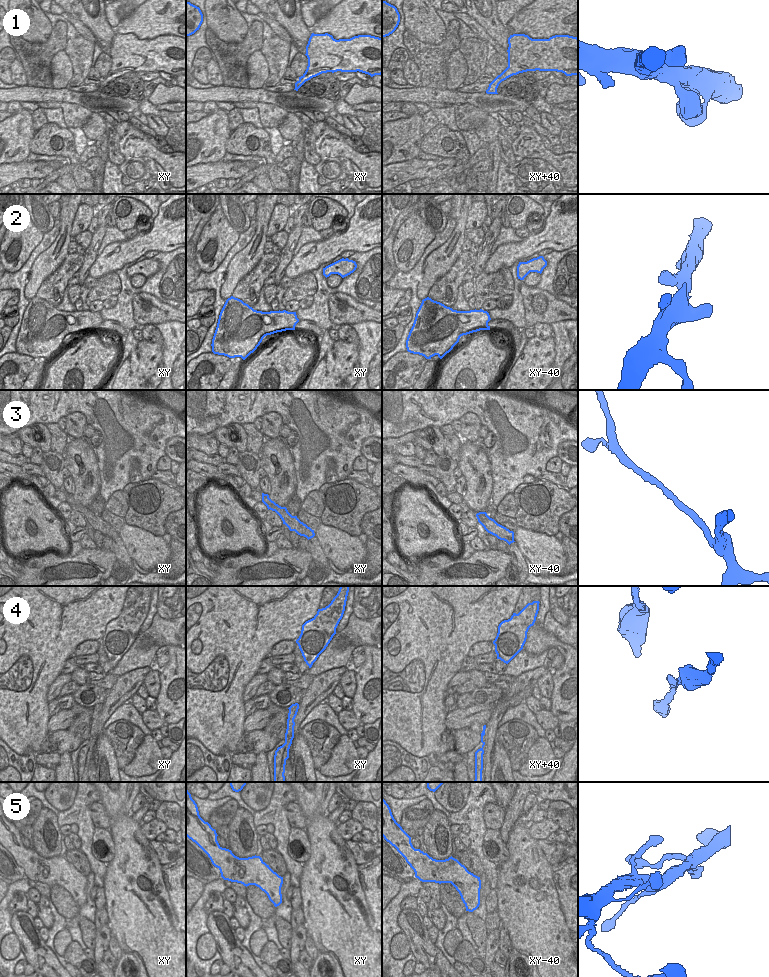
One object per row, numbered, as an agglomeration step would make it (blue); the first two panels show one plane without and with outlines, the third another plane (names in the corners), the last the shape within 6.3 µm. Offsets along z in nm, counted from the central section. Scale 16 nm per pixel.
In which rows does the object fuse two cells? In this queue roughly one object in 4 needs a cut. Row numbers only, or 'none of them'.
none of them

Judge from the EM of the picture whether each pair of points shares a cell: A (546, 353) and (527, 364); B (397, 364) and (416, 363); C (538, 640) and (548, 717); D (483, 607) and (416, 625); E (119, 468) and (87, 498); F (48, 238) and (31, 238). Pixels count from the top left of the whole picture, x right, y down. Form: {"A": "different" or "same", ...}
{"A": "same", "B": "same", "C": "different", "D": "same", "E": "different", "F": "different"}

